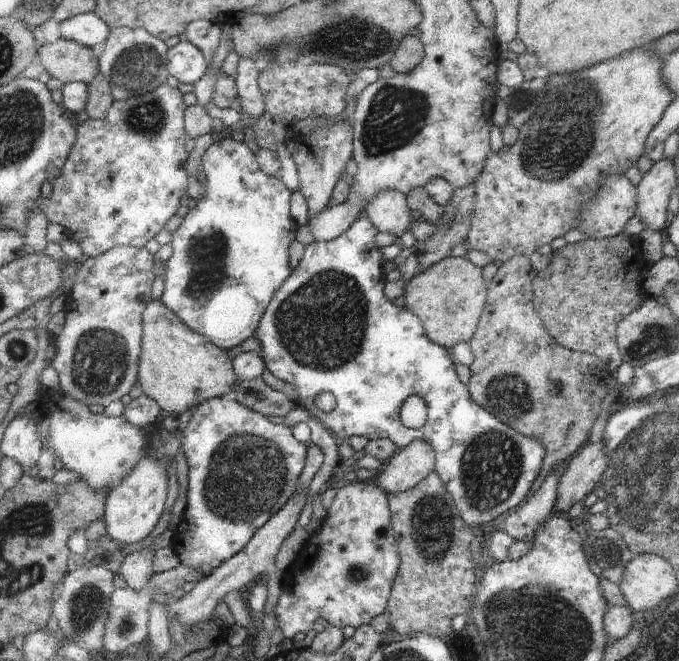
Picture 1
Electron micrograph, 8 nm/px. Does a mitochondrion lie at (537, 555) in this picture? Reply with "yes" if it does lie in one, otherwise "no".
no

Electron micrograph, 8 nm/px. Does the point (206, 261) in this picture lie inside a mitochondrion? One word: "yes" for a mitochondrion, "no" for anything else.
yes

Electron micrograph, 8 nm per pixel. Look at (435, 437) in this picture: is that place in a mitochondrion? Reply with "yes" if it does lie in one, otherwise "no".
no

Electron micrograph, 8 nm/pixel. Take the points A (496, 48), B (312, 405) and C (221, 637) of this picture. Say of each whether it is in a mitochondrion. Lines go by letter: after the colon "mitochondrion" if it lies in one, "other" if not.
A: other
B: other
C: other

